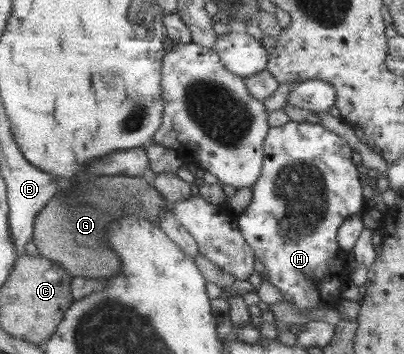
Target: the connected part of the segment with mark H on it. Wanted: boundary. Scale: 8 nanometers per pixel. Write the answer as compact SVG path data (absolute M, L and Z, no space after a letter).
M290 121L285 125L272 127L269 130L268 136L264 141L265 162L261 177L257 183L252 187L253 199L249 207L238 217L238 228L244 234L244 238L248 244L255 250L256 256L264 266L266 275L264 279L271 285L275 286L278 291L282 293L282 300L285 303L292 303L295 309L300 311L310 311L310 309L321 309L324 307L336 307L341 301L341 292L346 288L349 279L352 276L347 274L349 263L347 262L347 252L341 249L338 241L338 233L340 227L353 214L359 213L363 209L363 185L359 179L359 169L353 163L353 149L349 146L349 142L341 135L337 135L329 129L325 129L321 124L314 124L313 122L296 122Z

